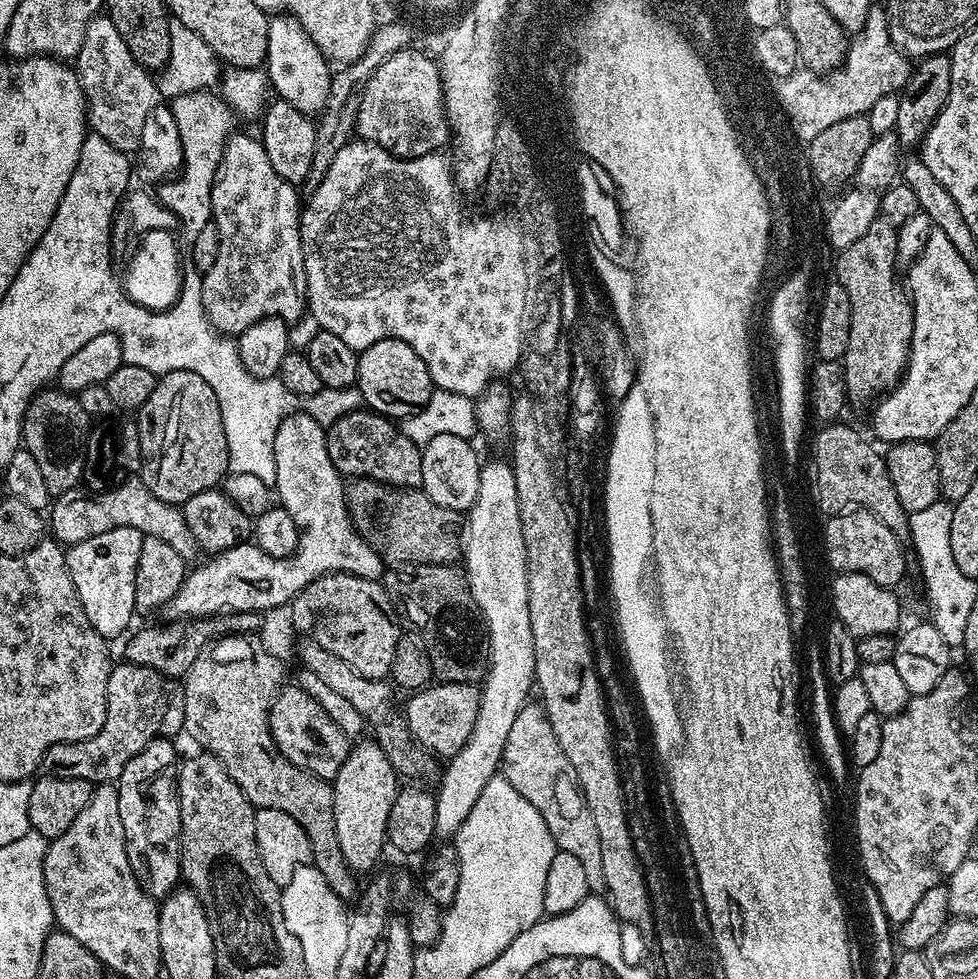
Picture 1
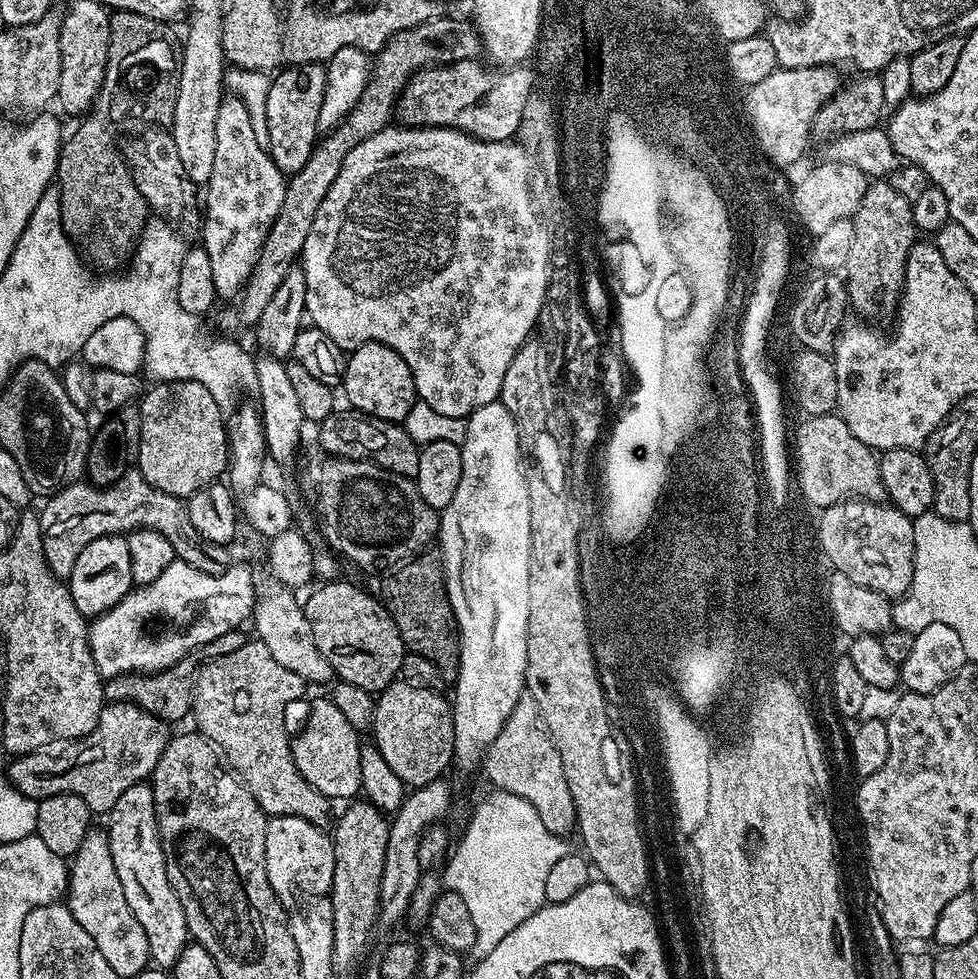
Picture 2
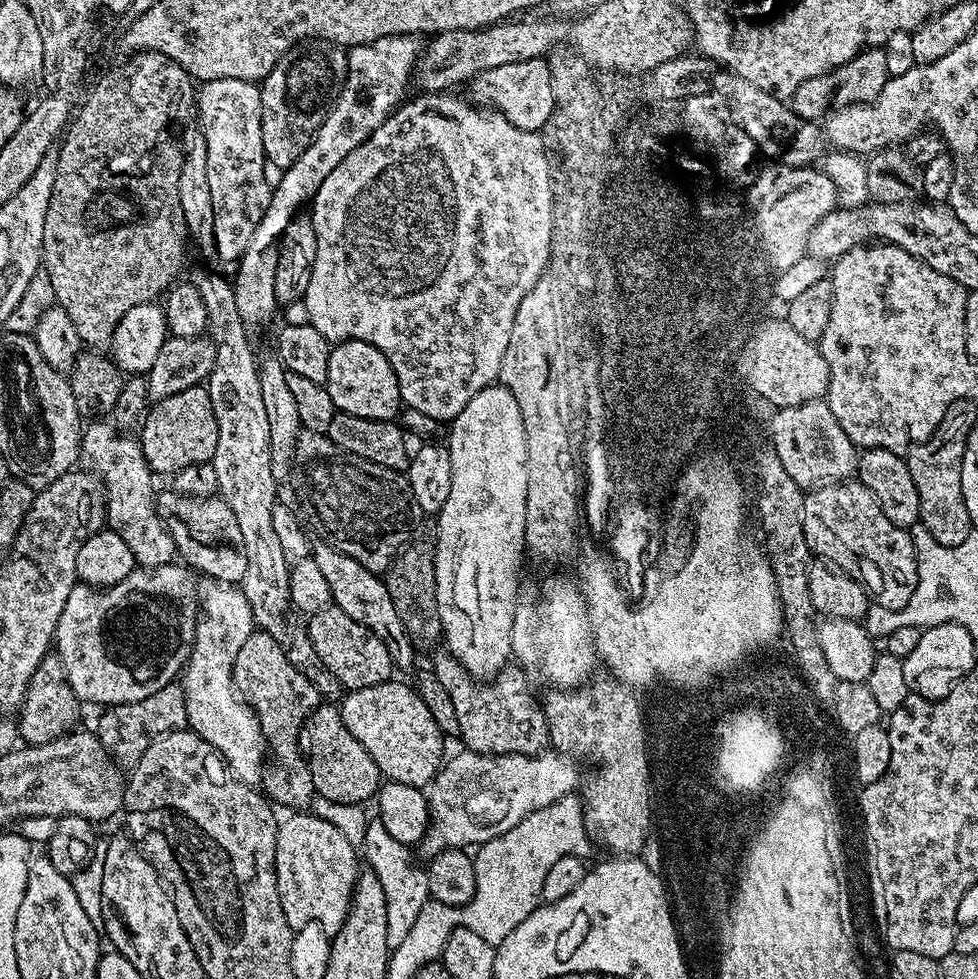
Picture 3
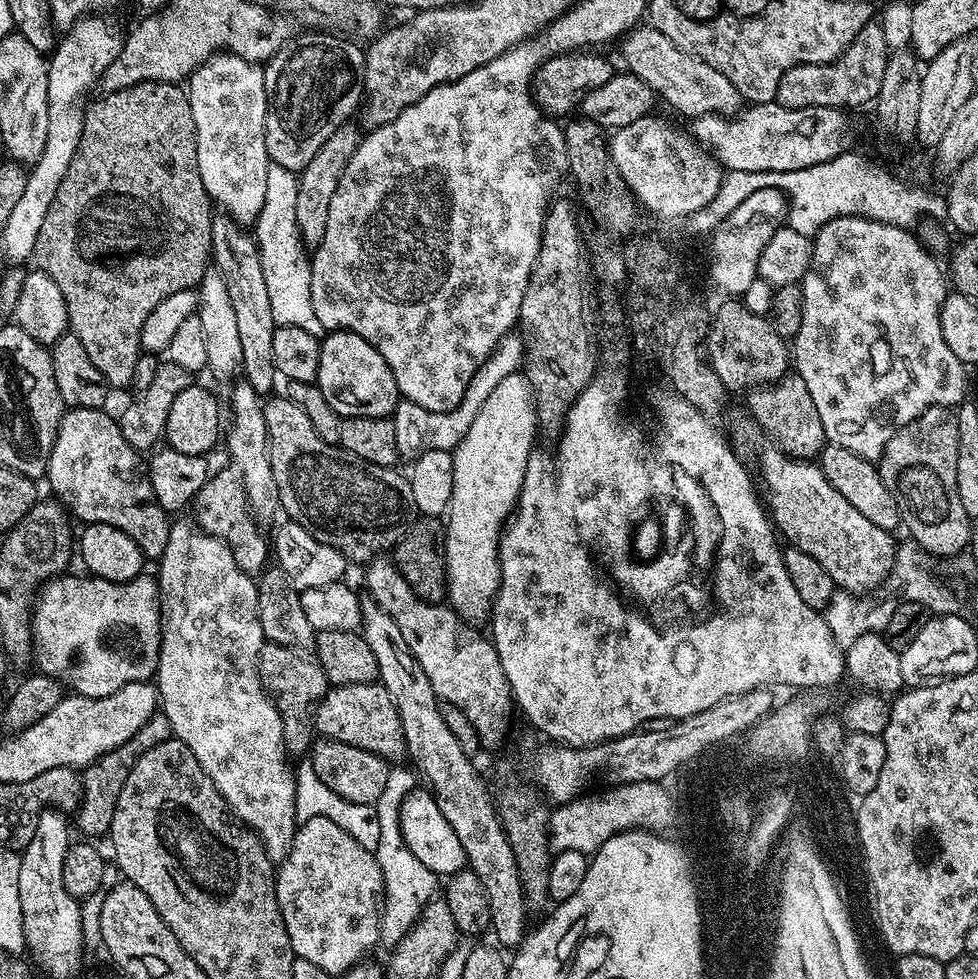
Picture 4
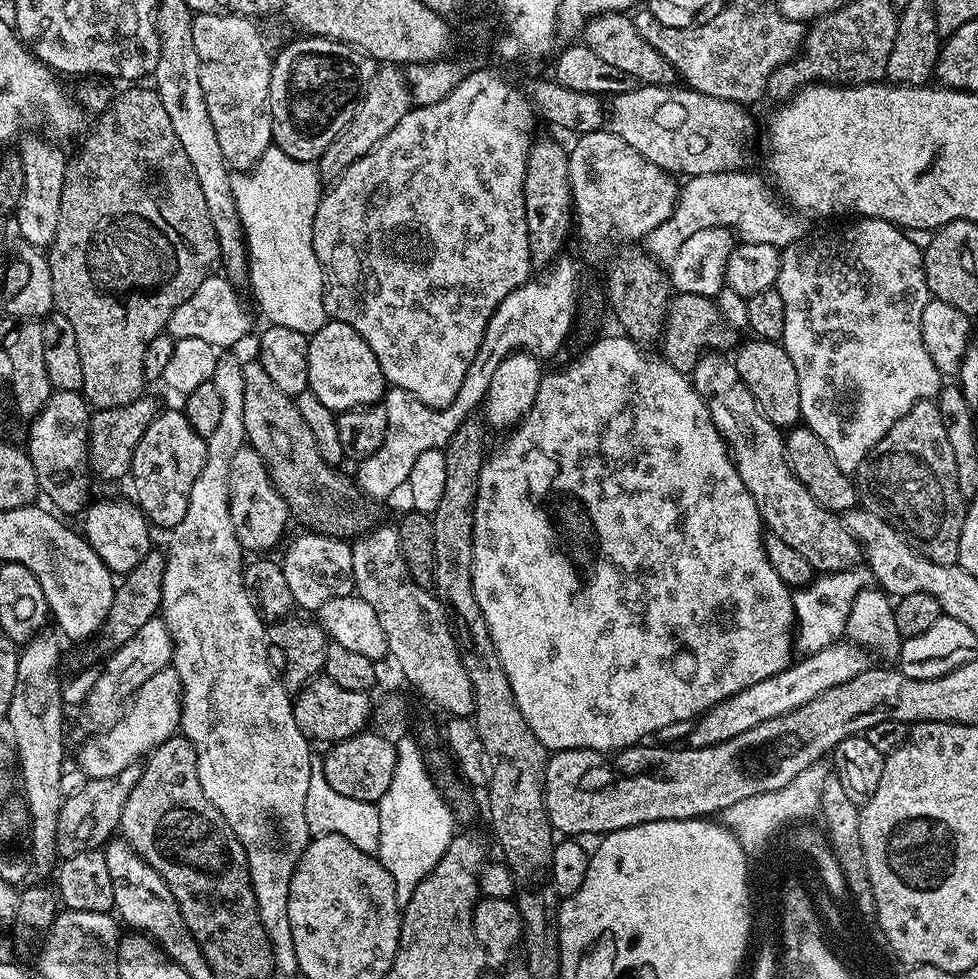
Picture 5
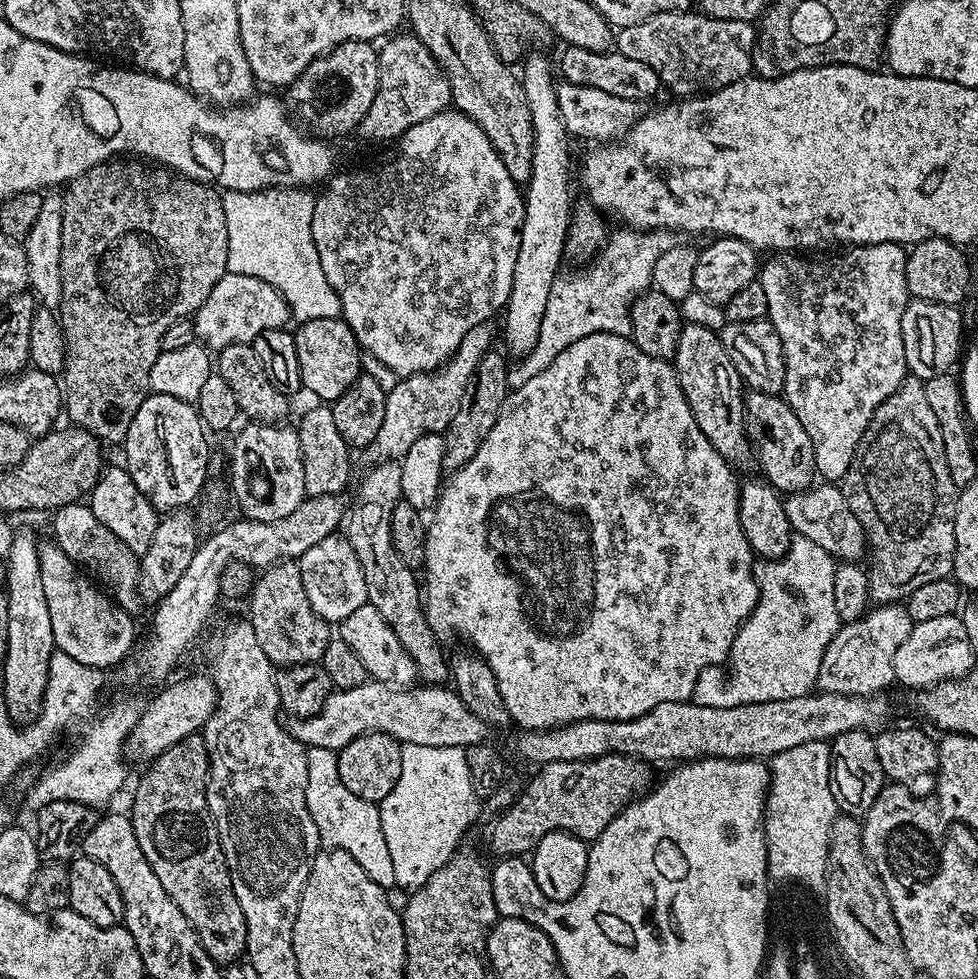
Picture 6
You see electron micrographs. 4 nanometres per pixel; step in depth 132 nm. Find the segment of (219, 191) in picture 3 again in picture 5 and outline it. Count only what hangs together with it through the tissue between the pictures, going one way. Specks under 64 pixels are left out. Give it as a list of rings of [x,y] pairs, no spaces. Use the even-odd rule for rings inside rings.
[[[201,12],[192,18],[206,110],[210,110],[210,122],[214,122],[222,154],[236,170],[253,168],[272,144],[268,95],[273,57],[270,52],[268,56],[256,24],[255,19],[222,12]]]

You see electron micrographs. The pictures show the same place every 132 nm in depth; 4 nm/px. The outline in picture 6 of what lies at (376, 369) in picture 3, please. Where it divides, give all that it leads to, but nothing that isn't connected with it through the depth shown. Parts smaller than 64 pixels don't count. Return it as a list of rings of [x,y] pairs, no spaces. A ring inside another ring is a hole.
[[[340,316],[305,320],[295,329],[298,346],[298,370],[302,370],[302,385],[316,395],[320,402],[337,400],[362,375],[360,356],[362,349],[354,330]]]

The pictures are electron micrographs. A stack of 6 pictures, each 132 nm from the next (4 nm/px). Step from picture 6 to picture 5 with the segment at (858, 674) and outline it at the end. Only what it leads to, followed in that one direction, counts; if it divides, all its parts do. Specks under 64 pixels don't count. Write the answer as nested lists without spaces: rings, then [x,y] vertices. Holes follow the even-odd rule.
[[[837,642],[817,652],[807,653],[800,659],[783,668],[777,676],[762,678],[762,682],[729,696],[703,713],[695,721],[691,747],[705,748],[711,744],[721,744],[770,718],[778,718],[790,710],[796,710],[798,706],[818,698],[818,694],[826,694],[826,690],[842,686],[842,682],[850,682],[850,678],[862,674],[870,664],[869,653],[851,642]]]

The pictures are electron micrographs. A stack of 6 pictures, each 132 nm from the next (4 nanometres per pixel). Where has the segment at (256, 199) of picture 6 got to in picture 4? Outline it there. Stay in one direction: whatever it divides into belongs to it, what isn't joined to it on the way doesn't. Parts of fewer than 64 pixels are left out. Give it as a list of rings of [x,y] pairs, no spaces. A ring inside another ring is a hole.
[[[269,163],[266,174],[266,202],[262,202],[262,214],[258,214],[254,225],[254,239],[260,248],[262,274],[266,277],[266,291],[270,294],[270,311],[274,314],[279,326],[298,326],[298,330],[306,330],[306,334],[314,334],[318,338],[325,335],[322,322],[318,322],[318,314],[314,314],[312,305],[312,266],[309,253],[304,246],[304,239],[298,230],[298,176],[282,166]]]

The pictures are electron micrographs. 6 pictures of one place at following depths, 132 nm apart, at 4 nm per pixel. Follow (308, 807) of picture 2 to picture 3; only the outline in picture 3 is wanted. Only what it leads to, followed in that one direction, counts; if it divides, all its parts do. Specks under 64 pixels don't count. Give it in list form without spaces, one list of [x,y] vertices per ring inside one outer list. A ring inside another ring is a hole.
[[[253,630],[246,638],[238,658],[234,660],[232,681],[236,692],[245,704],[256,713],[262,728],[267,751],[272,752],[280,768],[272,768],[263,773],[262,792],[273,805],[288,808],[284,810],[304,810],[316,796],[316,787],[308,769],[305,753],[302,751],[302,733],[313,712],[322,703],[318,690],[288,661],[288,653],[276,645],[277,637],[271,632]]]

